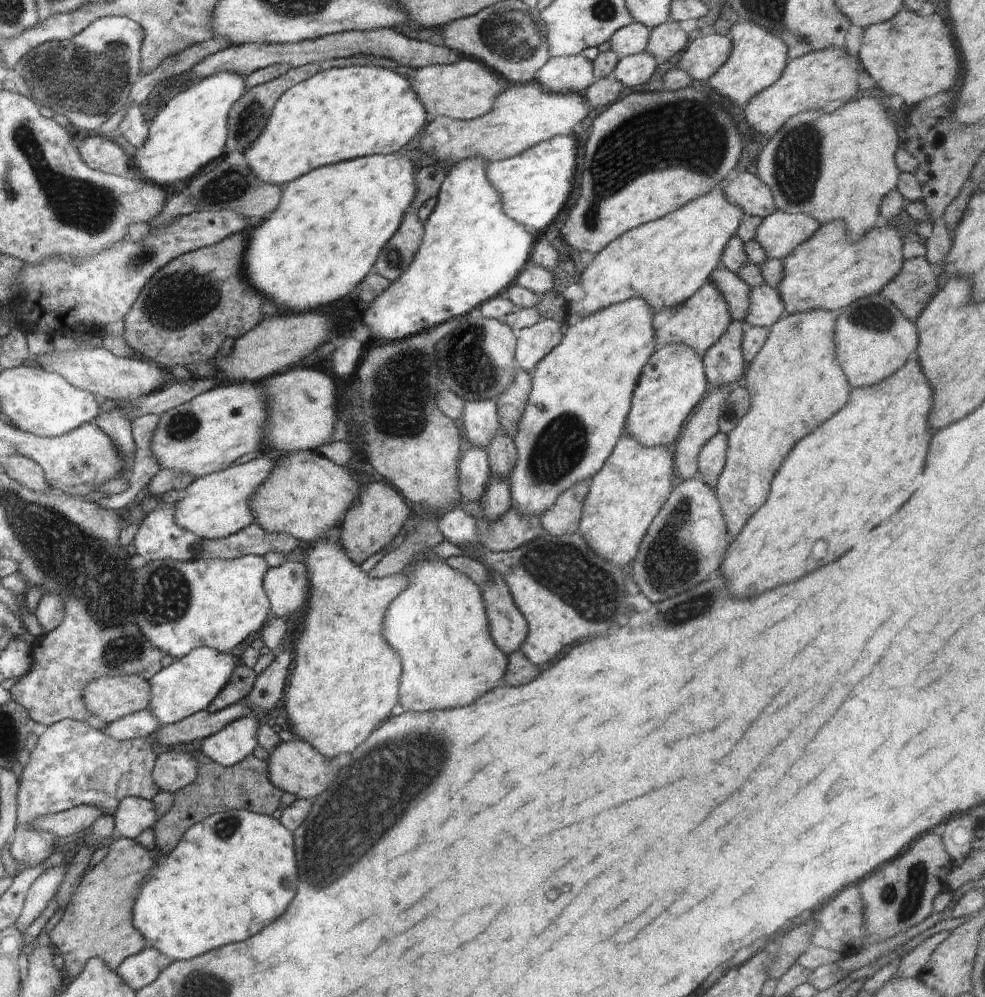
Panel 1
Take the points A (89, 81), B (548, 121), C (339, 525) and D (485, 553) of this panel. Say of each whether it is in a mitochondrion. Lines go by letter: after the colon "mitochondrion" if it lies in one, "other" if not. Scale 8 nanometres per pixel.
A: mitochondrion
B: other
C: other
D: other

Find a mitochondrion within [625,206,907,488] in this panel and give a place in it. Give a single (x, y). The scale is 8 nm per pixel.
(873, 317)

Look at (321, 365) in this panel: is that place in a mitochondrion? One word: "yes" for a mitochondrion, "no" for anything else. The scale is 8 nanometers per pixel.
no

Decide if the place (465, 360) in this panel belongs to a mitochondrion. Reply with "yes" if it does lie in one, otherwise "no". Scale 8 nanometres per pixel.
yes

